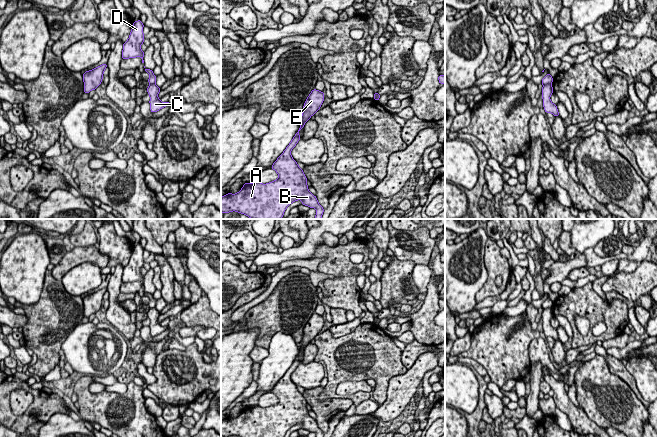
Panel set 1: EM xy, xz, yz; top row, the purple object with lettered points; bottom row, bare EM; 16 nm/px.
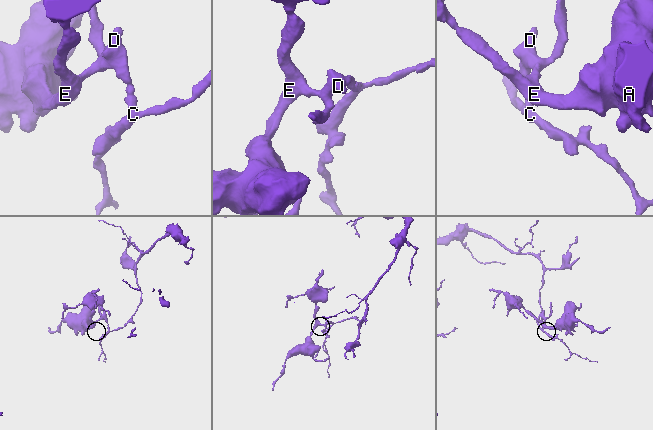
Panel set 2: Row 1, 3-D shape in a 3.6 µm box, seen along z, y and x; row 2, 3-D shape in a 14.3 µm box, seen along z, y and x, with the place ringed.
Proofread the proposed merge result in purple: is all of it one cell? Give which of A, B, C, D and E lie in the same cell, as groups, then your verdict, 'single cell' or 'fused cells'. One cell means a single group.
A B D E / C; fused cells

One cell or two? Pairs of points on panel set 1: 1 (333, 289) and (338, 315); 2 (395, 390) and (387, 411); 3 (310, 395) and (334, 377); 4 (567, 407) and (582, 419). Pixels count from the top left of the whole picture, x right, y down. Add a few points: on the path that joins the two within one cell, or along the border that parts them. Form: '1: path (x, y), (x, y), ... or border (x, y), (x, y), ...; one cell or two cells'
1: border (331, 308), (343, 308), (346, 310); two cells
2: path (395, 395), (395, 403), (392, 406); one cell
3: border (324, 387), (324, 390), (318, 396), (319, 400); two cells
4: path (571, 411), (578, 418); one cell

